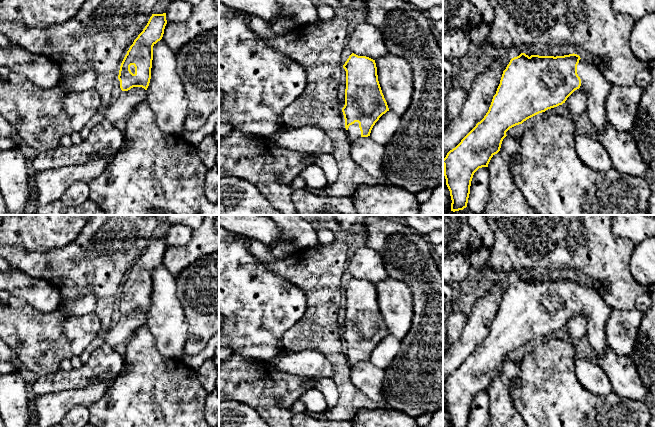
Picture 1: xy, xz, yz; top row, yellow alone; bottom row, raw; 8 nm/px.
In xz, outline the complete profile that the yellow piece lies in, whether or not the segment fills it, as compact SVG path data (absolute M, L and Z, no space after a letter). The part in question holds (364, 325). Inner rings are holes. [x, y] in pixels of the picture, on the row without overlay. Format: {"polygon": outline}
{"polygon": "M352 277L343 292L346 295L346 313L345 329L342 336L345 343L345 352L348 356L348 364L352 368L360 361L370 360L375 347L389 335L389 332L378 305L375 284Z"}

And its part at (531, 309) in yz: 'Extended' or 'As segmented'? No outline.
Extended

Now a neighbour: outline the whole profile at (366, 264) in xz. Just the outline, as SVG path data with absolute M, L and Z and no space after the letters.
M367 246L356 250L347 266L352 277L358 280L366 280L373 284L389 277L381 255Z

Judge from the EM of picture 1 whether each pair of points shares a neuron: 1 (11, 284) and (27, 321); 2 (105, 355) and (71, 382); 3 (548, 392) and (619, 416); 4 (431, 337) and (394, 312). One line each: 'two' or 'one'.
1: two
2: one
3: one
4: two

